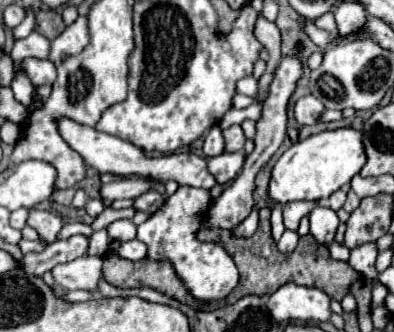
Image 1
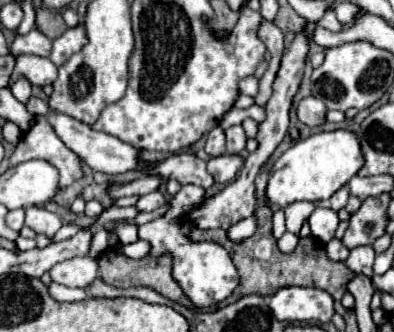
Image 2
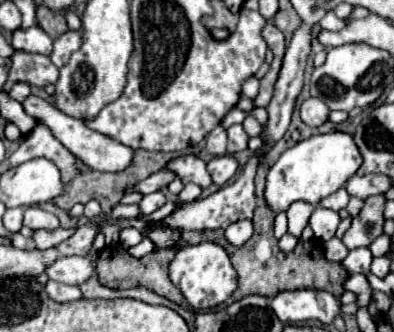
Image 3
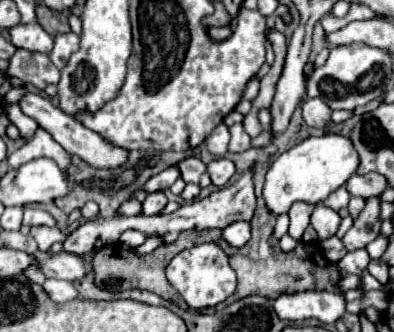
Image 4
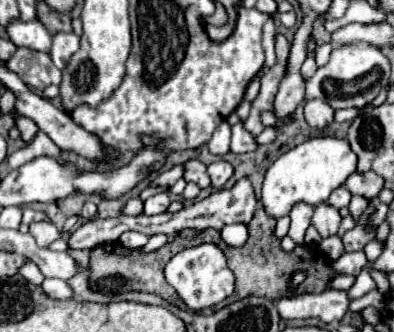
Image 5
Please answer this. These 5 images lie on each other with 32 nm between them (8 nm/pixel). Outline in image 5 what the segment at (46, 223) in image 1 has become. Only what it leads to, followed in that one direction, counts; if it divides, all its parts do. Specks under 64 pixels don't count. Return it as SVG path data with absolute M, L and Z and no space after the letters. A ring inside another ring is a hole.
M24 208L24 218L22 218L22 224L32 224L32 222L52 222L44 212L38 212L38 210L32 210L32 208Z

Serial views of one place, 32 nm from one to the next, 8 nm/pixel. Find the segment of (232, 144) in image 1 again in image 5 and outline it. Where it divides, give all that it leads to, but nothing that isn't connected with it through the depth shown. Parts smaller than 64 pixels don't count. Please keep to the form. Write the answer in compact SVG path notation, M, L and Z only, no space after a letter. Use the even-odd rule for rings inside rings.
M242 122L232 126L232 142L230 142L230 150L232 152L250 152L256 150L256 142L254 136L250 132L244 130Z

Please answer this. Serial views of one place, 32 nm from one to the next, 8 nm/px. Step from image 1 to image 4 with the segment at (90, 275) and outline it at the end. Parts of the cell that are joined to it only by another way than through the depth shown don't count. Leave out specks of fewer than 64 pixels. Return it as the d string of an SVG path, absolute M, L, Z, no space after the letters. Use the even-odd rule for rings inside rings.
M58 252L56 256L52 256L52 260L48 260L48 256L44 256L42 272L46 274L46 278L76 282L76 280L84 278L88 272L92 272L92 266L86 264L78 256L64 256L64 252Z

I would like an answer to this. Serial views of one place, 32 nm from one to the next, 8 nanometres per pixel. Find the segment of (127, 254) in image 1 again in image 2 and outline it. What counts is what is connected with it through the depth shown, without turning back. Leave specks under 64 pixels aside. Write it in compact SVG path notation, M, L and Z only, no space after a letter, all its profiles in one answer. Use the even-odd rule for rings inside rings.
M136 240L136 242L132 242L132 244L120 244L118 250L120 250L124 256L128 256L128 258L140 260L140 258L144 258L144 256L148 254L150 248L148 248L148 242L144 242L144 240Z

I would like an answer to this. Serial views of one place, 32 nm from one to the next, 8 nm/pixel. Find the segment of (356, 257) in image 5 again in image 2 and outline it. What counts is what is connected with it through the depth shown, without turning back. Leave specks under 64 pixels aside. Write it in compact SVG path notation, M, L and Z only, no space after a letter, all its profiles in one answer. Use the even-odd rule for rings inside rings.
M368 244L368 246L360 246L360 248L350 250L350 256L348 256L346 264L348 264L348 268L352 268L352 272L364 274L364 276L372 278L372 276L374 276L374 270L372 270L374 258L376 258L376 252L374 252L374 248Z

